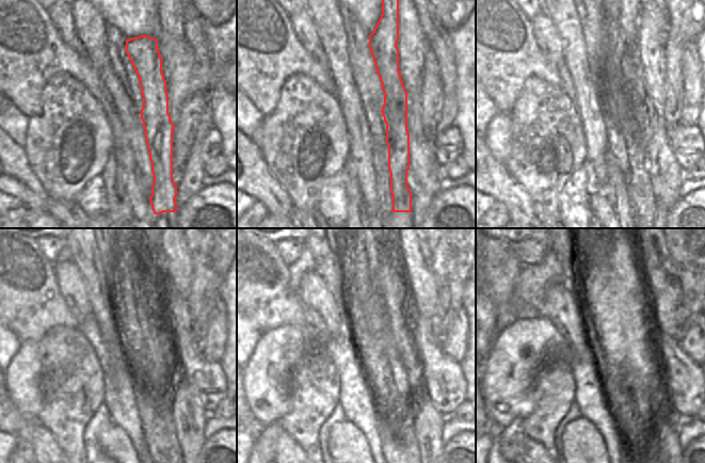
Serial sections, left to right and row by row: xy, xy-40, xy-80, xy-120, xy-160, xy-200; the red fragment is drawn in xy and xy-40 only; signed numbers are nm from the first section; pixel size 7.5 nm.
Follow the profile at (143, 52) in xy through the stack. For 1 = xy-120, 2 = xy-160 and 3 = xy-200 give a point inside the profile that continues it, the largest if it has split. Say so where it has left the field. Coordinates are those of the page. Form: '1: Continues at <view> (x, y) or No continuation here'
1: Continues at xy-120 (157, 422)
2: Continues at xy-160 (399, 445)
3: Continues at xy-200 (646, 445).

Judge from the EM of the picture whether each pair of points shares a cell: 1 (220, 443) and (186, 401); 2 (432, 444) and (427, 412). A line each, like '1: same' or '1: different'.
1: different
2: same

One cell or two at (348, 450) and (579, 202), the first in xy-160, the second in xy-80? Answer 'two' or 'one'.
two

